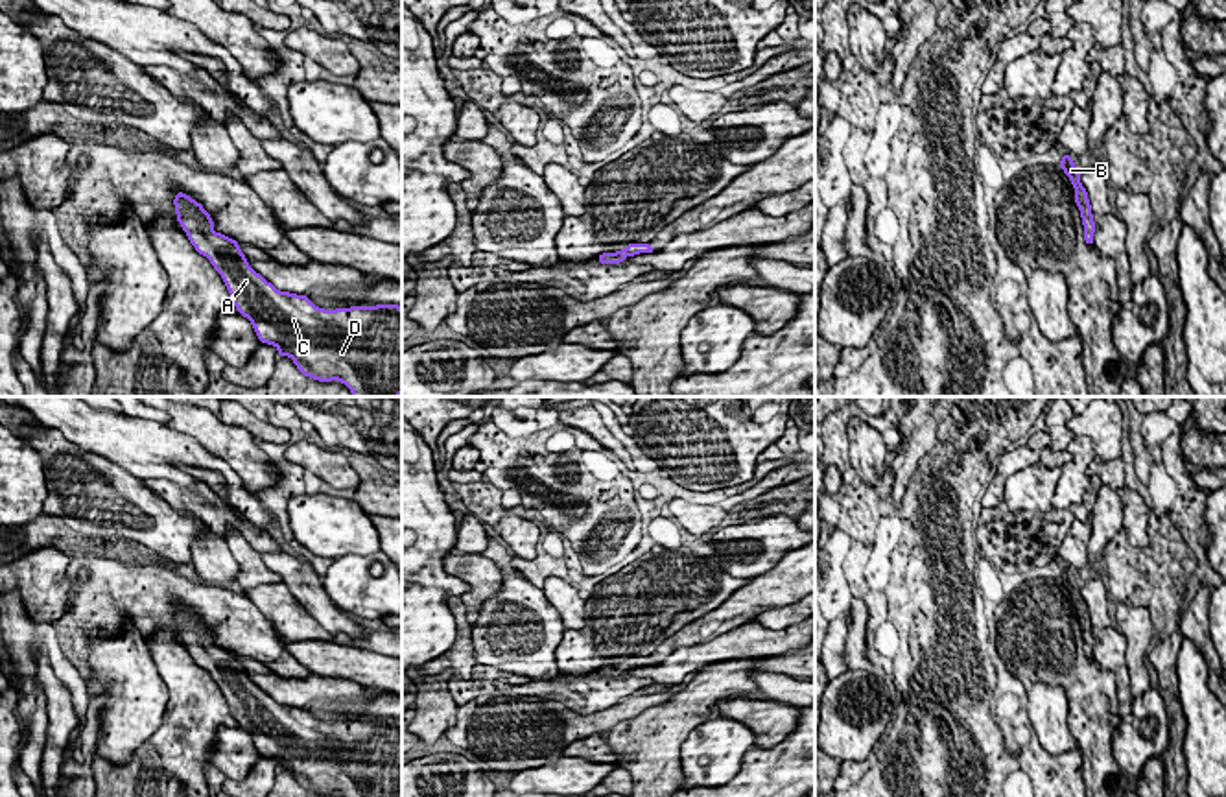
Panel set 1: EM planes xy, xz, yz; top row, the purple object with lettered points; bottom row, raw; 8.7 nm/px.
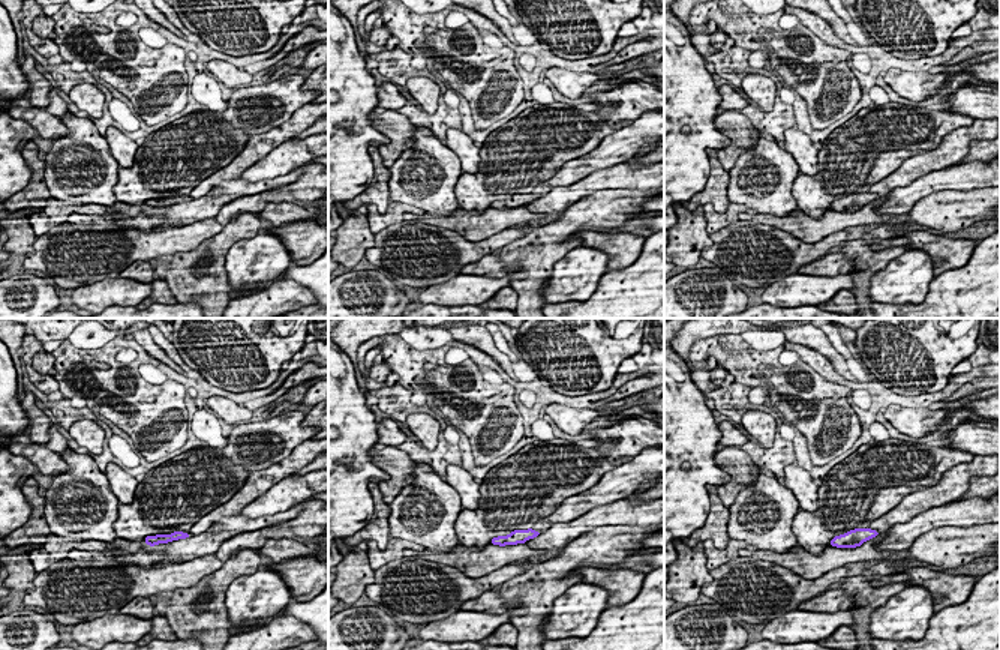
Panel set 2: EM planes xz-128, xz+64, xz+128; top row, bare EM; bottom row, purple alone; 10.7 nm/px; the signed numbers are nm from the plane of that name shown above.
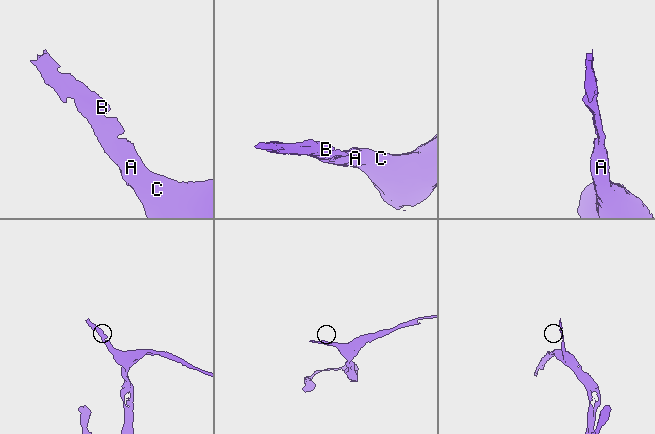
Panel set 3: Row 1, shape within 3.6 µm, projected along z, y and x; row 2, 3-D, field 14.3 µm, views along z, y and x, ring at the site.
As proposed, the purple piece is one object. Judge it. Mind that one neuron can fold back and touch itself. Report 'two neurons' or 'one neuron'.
one neuron

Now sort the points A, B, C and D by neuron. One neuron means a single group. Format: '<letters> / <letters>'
A B C D

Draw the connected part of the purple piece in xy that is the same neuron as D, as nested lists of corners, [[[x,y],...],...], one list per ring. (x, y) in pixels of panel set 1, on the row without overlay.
[[[177,605],[173,618],[190,657],[221,688],[238,727],[251,734],[262,756],[275,758],[278,769],[289,769],[304,790],[341,797],[402,797],[402,720],[324,723],[306,708],[280,705],[249,679],[236,653],[212,644],[214,635],[201,616]]]

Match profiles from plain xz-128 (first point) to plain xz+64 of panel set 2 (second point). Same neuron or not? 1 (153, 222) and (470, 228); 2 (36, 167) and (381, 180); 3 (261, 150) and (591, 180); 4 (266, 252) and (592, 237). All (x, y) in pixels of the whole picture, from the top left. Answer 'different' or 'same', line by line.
1: same
2: same
3: different
4: different

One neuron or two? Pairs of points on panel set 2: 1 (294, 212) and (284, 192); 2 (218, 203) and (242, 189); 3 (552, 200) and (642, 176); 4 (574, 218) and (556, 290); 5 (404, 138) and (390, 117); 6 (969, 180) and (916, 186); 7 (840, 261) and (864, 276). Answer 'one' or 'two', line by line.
1: two
2: one
3: one
4: two
5: one
6: one
7: two

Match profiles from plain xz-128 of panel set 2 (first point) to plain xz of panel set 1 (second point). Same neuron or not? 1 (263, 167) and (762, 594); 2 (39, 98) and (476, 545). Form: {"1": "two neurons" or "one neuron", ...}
{"1": "two neurons", "2": "one neuron"}

